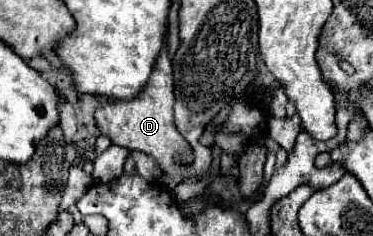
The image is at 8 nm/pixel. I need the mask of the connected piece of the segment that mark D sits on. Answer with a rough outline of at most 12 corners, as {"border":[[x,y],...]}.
{"border":[[163,45],[139,97],[95,109],[115,145],[165,173],[189,145],[173,125],[173,69]]}

